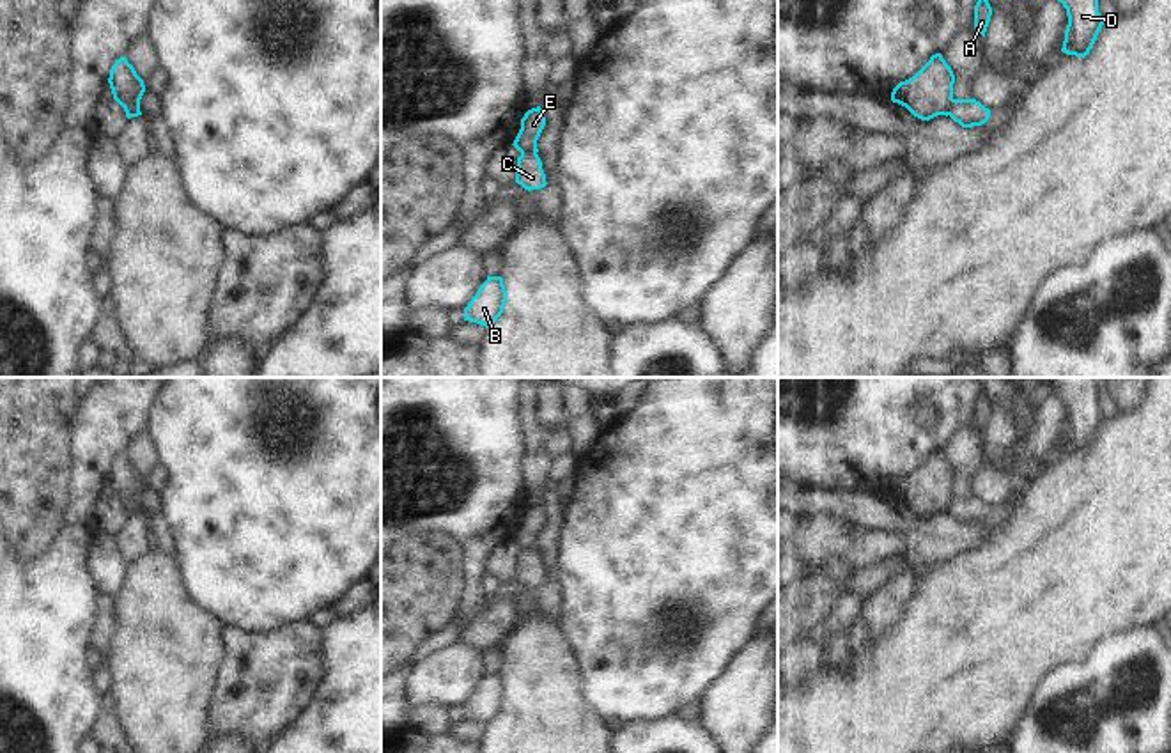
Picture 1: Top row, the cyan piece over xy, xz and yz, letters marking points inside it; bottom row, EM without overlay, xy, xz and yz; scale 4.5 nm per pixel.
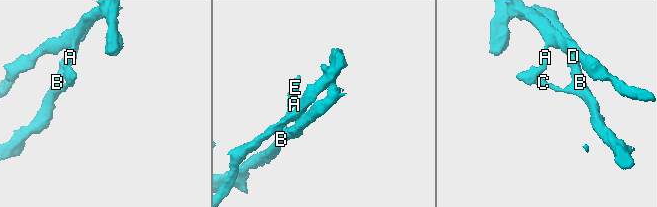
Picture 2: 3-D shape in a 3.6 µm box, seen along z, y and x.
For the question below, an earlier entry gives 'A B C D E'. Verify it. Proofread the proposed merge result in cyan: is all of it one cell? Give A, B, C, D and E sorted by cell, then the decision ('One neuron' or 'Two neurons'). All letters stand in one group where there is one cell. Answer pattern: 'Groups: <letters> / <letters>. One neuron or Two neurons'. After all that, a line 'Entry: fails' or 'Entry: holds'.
Groups: A E / B C D. Two neurons
Entry: fails

